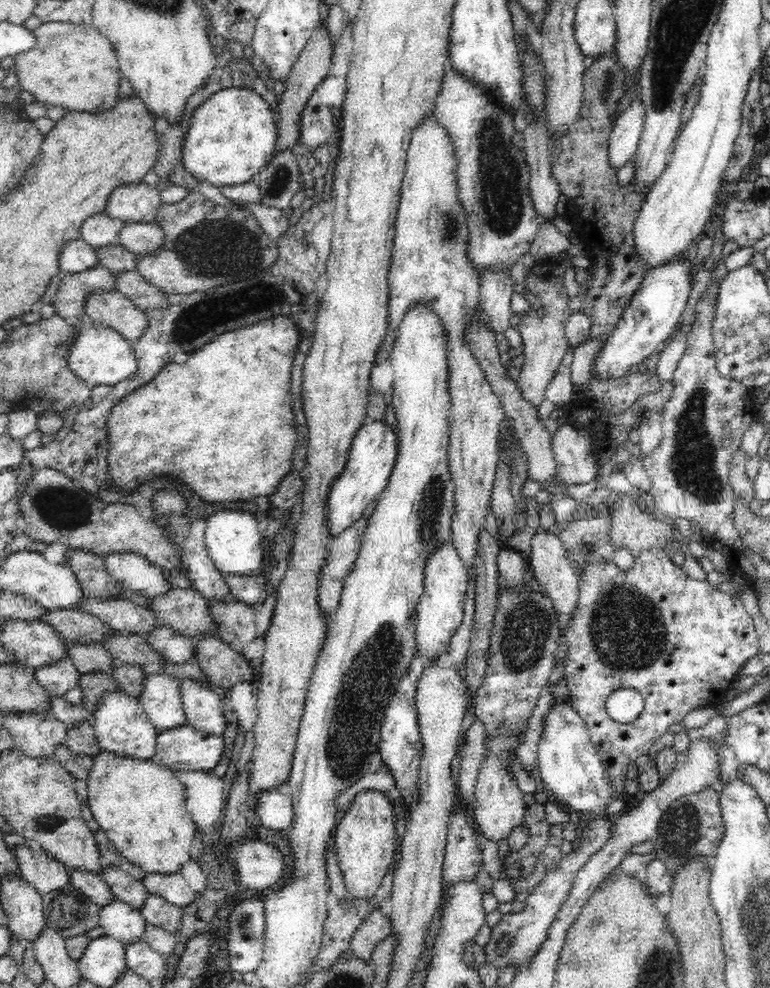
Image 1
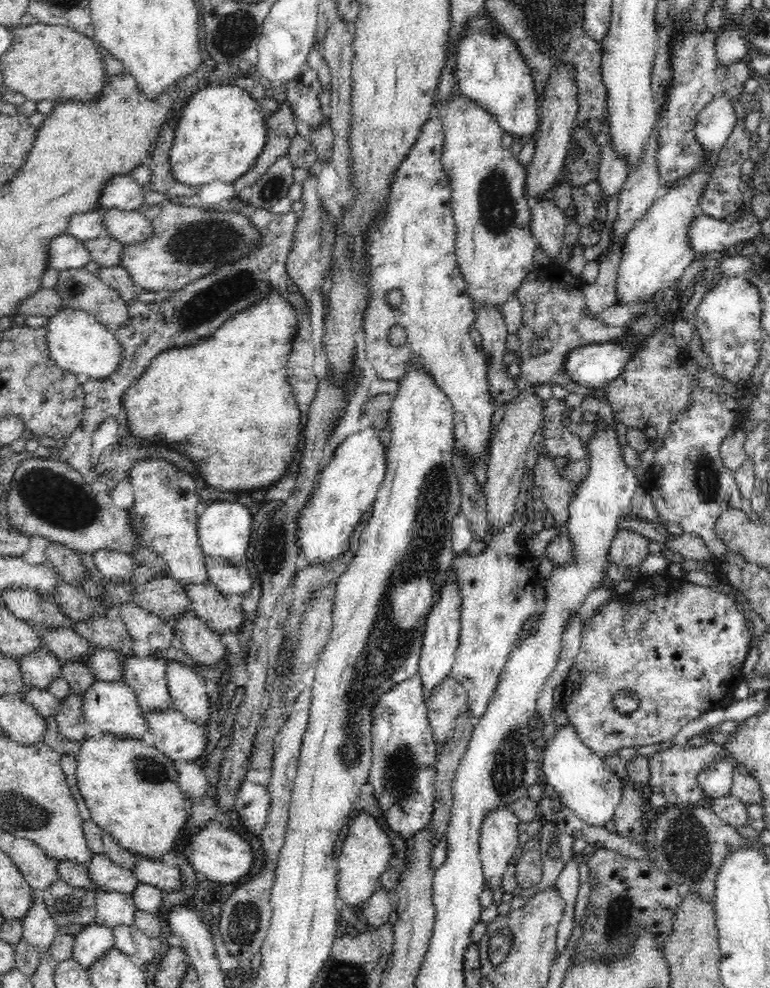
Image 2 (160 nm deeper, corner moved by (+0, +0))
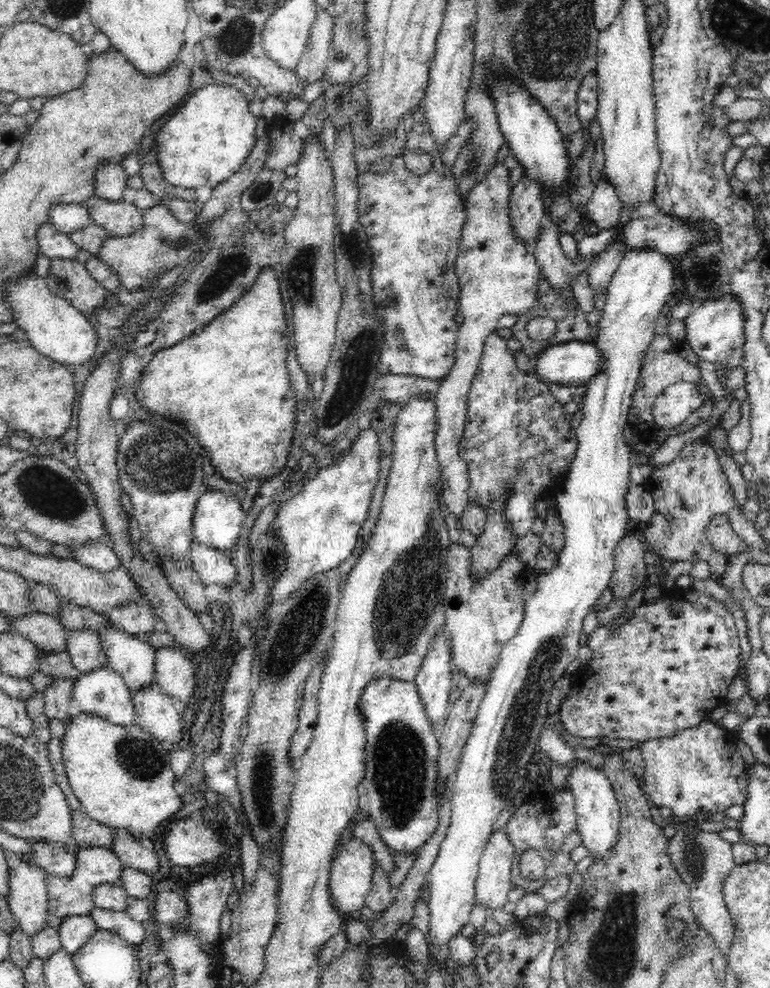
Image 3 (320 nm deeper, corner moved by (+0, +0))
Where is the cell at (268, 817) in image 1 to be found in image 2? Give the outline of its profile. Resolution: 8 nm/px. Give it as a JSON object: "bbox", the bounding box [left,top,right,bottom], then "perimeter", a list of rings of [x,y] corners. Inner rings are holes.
{"bbox":[235,779,271,836],"perimeter":[[[244,779],[236,790],[235,815],[240,816],[242,826],[250,834],[258,836],[267,822],[271,802],[268,786],[260,786]]]}

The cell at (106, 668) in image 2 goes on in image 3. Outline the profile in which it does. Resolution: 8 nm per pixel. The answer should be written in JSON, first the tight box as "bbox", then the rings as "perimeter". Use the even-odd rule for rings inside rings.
{"bbox":[65,630,108,673],"perimeter":[[[68,630],[65,650],[71,656],[74,668],[77,668],[80,673],[87,673],[100,667],[108,667],[99,634],[94,630]]]}

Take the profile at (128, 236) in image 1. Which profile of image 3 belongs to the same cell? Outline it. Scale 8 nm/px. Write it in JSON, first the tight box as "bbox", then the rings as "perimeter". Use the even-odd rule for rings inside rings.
{"bbox":[86,196,143,237],"perimeter":[[[94,196],[86,204],[91,222],[106,229],[112,237],[125,237],[135,233],[143,223],[143,211],[134,203],[112,202]]]}

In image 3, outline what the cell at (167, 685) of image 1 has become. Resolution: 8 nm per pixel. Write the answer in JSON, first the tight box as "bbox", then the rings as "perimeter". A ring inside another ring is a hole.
{"bbox":[99,619,155,692],"perimeter":[[[114,619],[99,632],[99,637],[108,666],[124,679],[132,692],[155,682],[153,677],[155,649],[146,640],[124,631],[117,626]]]}

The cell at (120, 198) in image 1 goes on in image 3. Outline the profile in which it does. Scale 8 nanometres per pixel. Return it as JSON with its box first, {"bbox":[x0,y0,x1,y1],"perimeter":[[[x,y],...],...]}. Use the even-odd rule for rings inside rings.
{"bbox":[95,162,129,202],"perimeter":[[[105,162],[95,174],[95,194],[107,201],[118,202],[126,190],[129,176],[121,163]]]}

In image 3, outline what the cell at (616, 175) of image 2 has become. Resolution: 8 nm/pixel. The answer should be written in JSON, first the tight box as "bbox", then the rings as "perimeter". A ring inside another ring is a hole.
{"bbox":[584,171,622,231],"perimeter":[[[602,171],[602,178],[595,185],[592,196],[586,204],[584,216],[601,231],[618,224],[621,209],[622,205],[616,196],[614,185],[605,179]]]}

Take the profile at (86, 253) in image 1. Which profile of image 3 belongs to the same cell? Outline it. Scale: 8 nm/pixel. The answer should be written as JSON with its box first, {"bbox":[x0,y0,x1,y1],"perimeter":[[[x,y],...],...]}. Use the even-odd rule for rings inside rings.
{"bbox":[36,222,80,260],"perimeter":[[[50,222],[38,228],[36,237],[40,253],[48,259],[74,260],[78,256],[80,248],[74,245],[67,234],[58,232]]]}

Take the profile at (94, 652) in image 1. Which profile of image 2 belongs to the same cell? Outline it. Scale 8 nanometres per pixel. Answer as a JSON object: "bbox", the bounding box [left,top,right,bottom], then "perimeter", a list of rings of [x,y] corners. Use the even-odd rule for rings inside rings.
{"bbox":[40,627,92,664],"perimeter":[[[58,627],[40,633],[43,647],[53,652],[61,664],[86,662],[92,645],[72,627]]]}

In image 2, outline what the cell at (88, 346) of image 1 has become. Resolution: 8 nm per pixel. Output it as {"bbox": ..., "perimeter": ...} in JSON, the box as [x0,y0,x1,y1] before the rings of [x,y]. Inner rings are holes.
{"bbox":[48,307,121,379],"perimeter":[[[65,307],[48,317],[49,355],[56,366],[74,374],[86,374],[89,379],[108,378],[118,368],[121,360],[121,343],[114,338],[114,331],[107,329],[87,311]]]}

